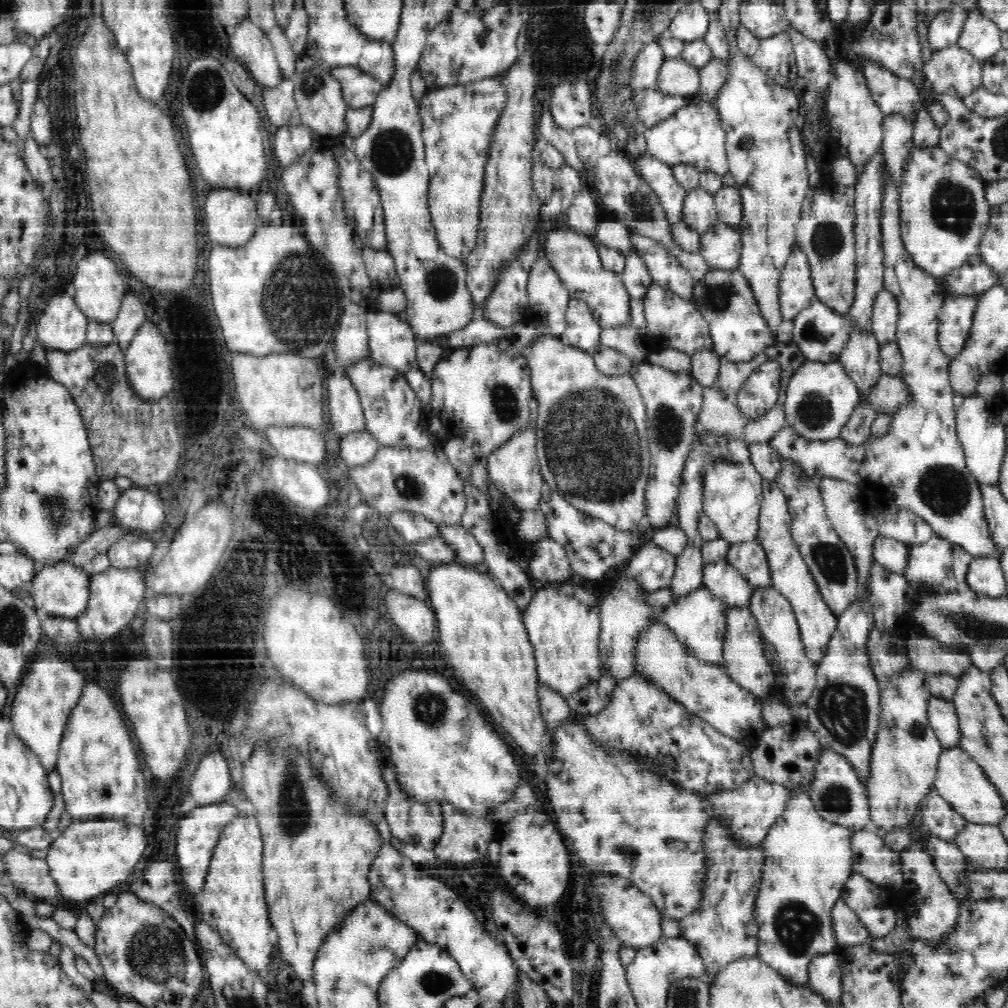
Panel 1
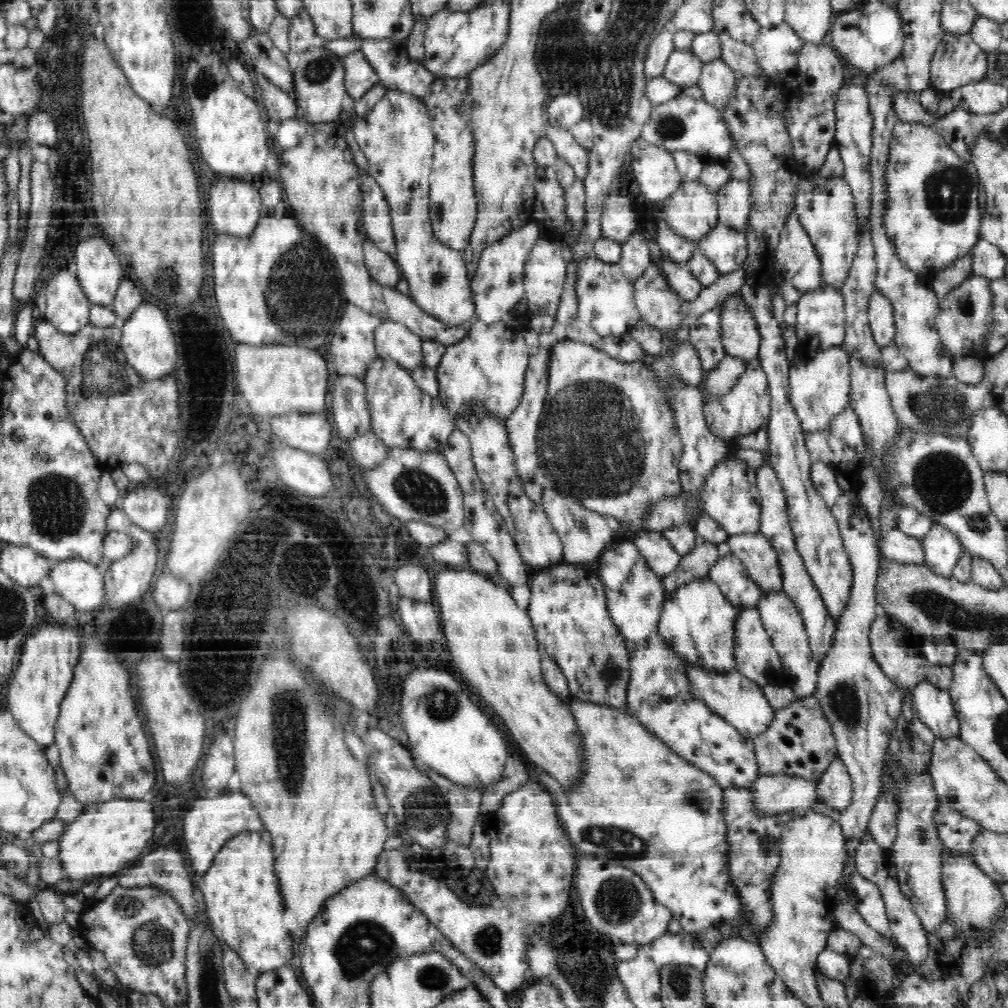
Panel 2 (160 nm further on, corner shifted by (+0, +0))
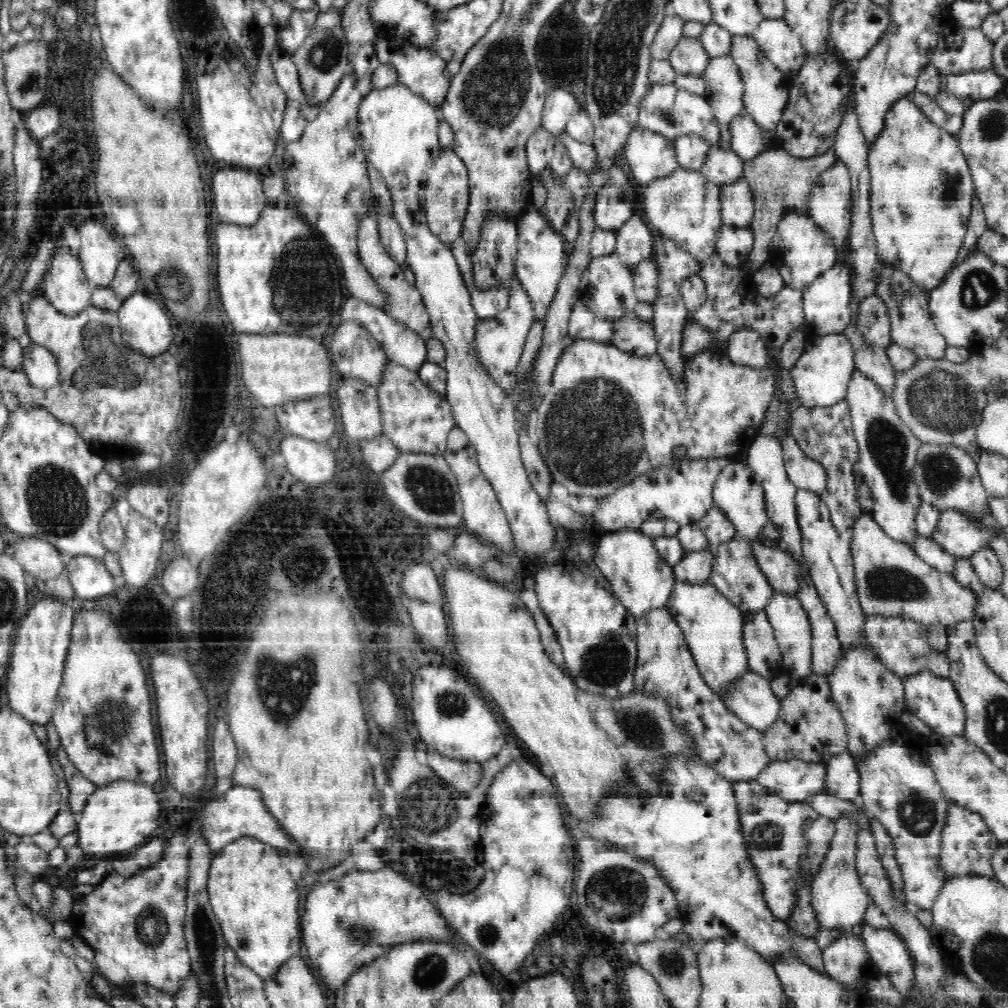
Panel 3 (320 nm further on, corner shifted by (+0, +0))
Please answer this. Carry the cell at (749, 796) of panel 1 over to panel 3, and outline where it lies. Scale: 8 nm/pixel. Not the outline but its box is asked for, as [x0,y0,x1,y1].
[755,760,827,801]

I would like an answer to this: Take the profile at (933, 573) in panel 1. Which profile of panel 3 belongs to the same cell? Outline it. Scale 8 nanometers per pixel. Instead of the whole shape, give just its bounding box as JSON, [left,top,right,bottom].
[931,512,989,560]

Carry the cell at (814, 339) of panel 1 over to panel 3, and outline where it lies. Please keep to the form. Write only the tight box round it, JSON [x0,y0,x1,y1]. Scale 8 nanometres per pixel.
[802,261,852,337]

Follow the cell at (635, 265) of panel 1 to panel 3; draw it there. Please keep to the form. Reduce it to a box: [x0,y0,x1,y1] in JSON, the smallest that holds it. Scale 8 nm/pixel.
[615,214,655,270]

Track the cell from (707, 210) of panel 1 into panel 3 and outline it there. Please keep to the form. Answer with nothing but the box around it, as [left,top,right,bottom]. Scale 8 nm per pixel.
[641,167,723,263]

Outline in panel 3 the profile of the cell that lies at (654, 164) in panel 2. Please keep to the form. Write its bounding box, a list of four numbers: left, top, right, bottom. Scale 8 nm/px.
[624,126,679,185]

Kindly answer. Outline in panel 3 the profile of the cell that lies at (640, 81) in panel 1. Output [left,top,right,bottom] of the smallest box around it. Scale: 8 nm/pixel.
[650,14,685,60]

